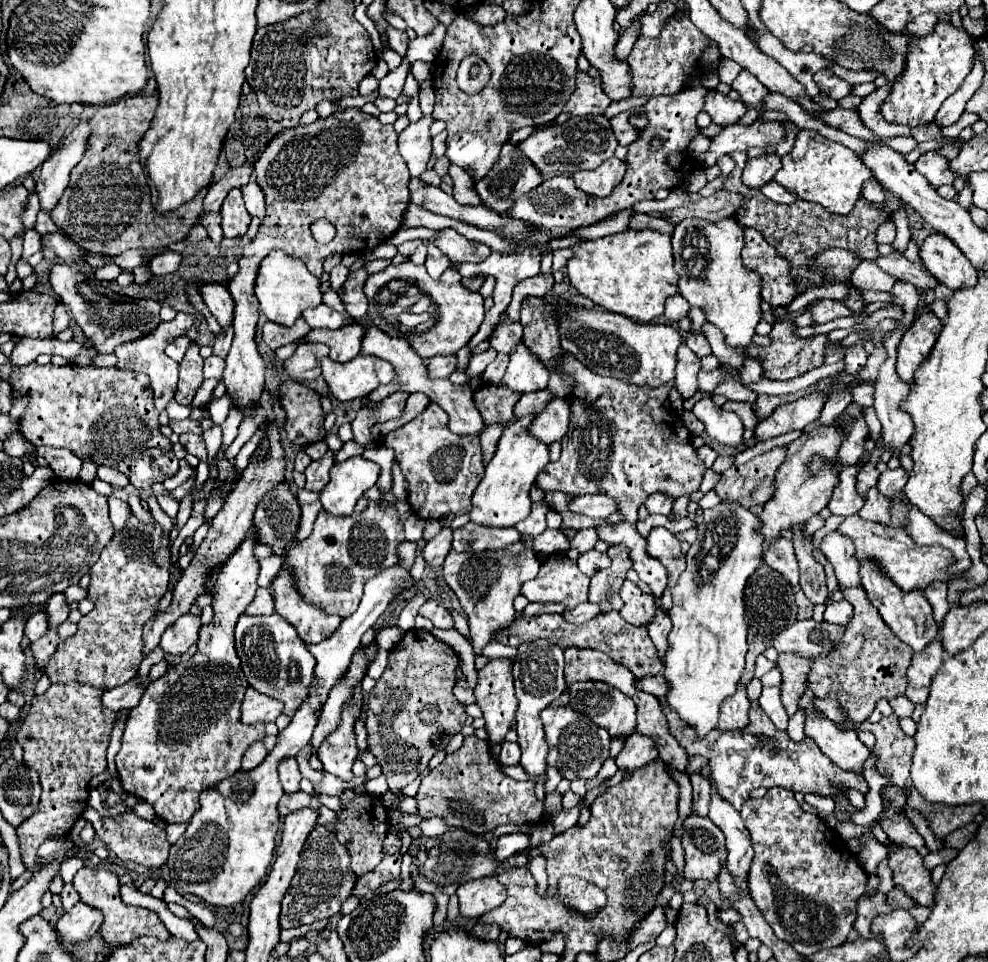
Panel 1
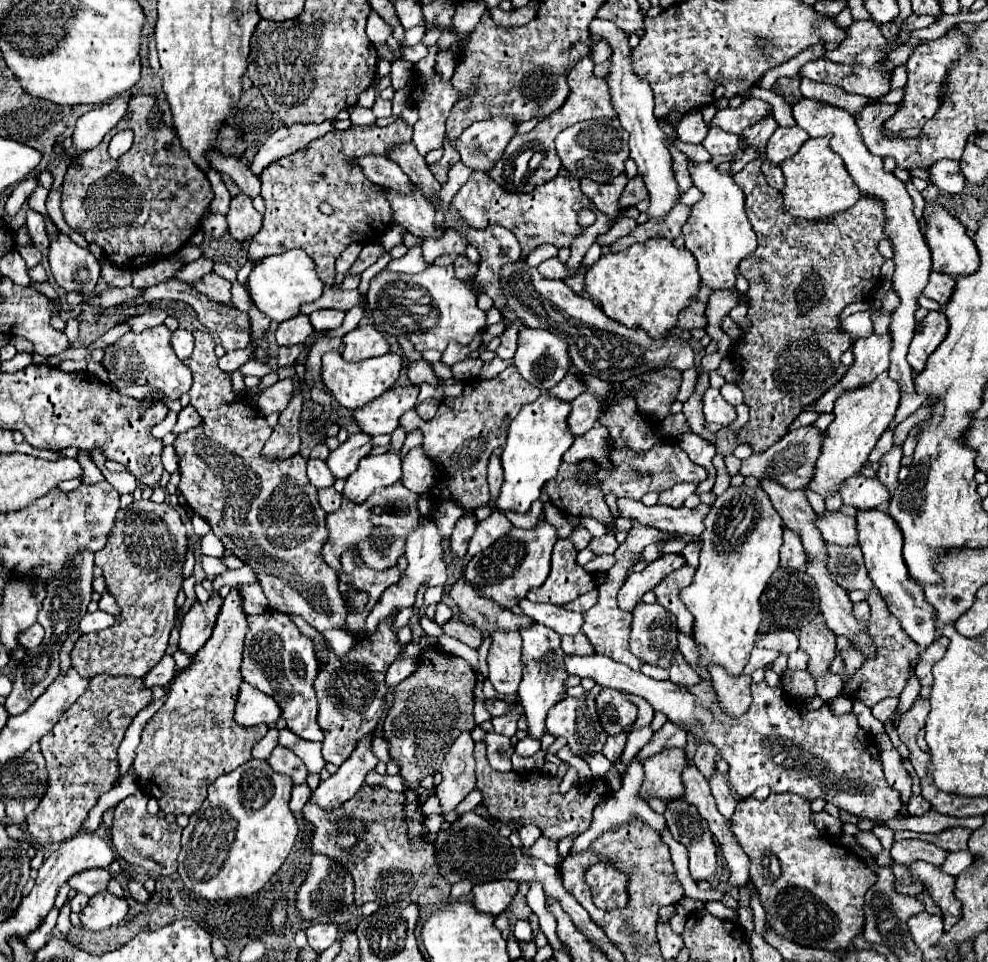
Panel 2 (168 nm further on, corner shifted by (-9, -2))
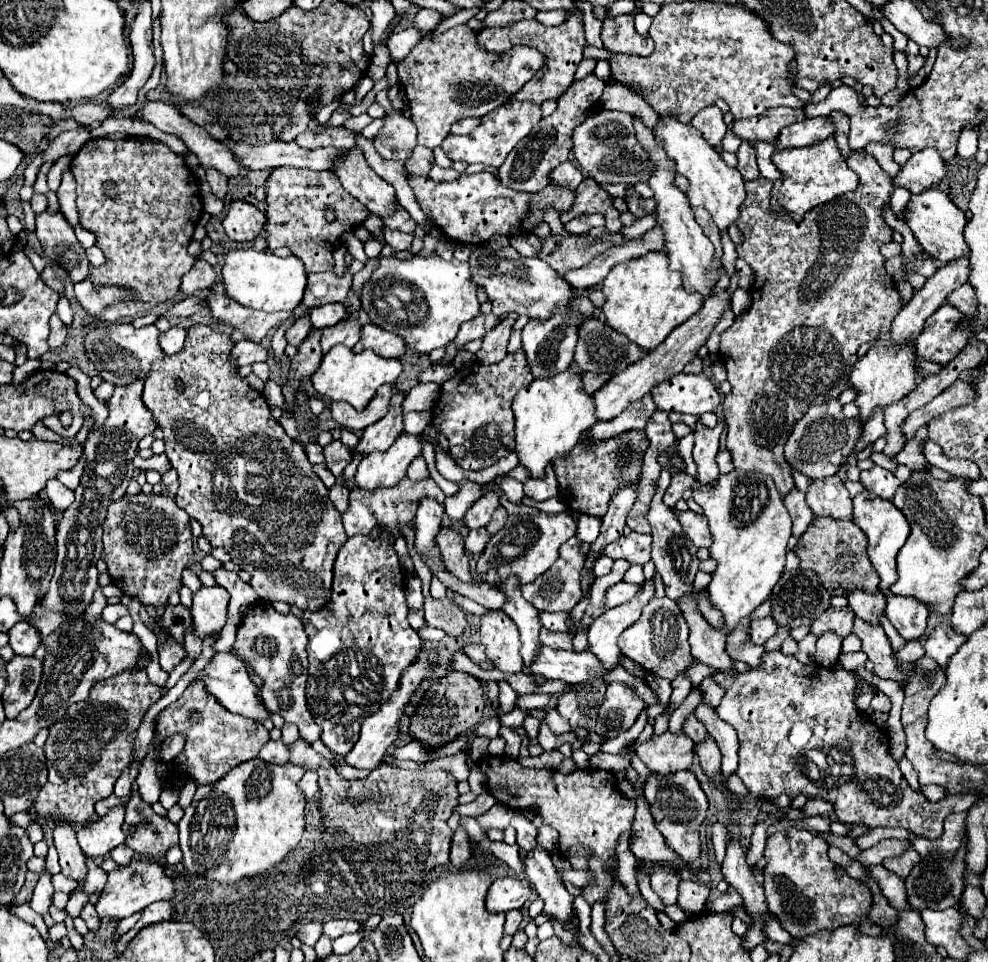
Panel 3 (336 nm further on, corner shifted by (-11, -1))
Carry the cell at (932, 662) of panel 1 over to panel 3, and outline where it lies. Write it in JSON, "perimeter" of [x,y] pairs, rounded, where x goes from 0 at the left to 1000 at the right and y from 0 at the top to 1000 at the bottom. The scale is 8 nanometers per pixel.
{"perimeter":[[[952,650],[948,652],[940,664],[936,666],[936,681],[942,683],[948,691],[952,693],[959,693],[961,689],[961,683],[979,666],[977,660],[973,658],[967,658],[961,650]]]}

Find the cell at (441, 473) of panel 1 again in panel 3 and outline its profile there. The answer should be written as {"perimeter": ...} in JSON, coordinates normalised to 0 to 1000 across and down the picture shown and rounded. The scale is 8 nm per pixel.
{"perimeter":[[[531,367],[513,369],[501,379],[475,377],[463,386],[459,394],[448,398],[446,413],[438,423],[438,442],[452,454],[454,471],[469,488],[491,488],[509,477],[521,465],[519,415],[539,396]]]}

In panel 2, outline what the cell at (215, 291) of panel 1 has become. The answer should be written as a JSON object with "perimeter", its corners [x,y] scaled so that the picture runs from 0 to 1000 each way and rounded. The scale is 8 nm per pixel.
{"perimeter":[[[218,283],[205,287],[203,291],[195,293],[193,295],[197,301],[203,301],[205,306],[212,306],[212,310],[216,310],[218,314],[228,314],[228,316],[234,316],[234,295],[220,287]]]}

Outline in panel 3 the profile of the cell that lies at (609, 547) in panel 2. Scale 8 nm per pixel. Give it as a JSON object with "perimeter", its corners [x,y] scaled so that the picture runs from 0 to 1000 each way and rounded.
{"perimeter":[[[637,554],[635,558],[629,558],[627,562],[616,564],[614,571],[610,571],[610,577],[653,587],[659,581],[659,558],[647,556],[647,554]]]}

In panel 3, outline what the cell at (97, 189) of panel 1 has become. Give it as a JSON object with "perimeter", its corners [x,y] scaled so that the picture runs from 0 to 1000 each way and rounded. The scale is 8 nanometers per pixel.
{"perimeter":[[[127,142],[127,144],[92,144],[70,172],[78,188],[78,217],[82,236],[98,244],[98,255],[108,267],[108,273],[92,280],[92,292],[96,296],[127,296],[141,309],[124,313],[106,321],[98,332],[120,334],[127,330],[145,327],[145,323],[175,311],[181,305],[183,288],[193,280],[195,269],[189,263],[197,234],[205,221],[205,209],[199,182],[187,172],[185,161],[175,159],[169,151],[151,142]]]}

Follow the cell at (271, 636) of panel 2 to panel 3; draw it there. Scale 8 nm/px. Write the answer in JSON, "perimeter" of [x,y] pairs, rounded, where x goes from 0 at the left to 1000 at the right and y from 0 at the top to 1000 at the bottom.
{"perimeter":[[[260,625],[244,646],[236,679],[248,687],[266,708],[264,727],[274,741],[284,743],[290,752],[303,756],[303,764],[311,774],[323,768],[323,754],[315,745],[309,727],[311,710],[311,658],[299,639],[284,639],[270,625]]]}

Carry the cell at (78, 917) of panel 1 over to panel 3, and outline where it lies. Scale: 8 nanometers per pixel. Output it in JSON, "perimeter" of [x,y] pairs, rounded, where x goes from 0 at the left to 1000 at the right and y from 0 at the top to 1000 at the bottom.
{"perimeter":[[[137,893],[137,895],[133,895],[133,899],[120,901],[118,905],[110,907],[110,916],[108,916],[100,937],[96,939],[96,945],[100,949],[100,955],[110,953],[114,957],[122,957],[127,953],[133,953],[139,947],[145,947],[155,937],[171,937],[175,932],[175,928],[177,928],[175,918],[167,910],[167,905],[161,897]]]}

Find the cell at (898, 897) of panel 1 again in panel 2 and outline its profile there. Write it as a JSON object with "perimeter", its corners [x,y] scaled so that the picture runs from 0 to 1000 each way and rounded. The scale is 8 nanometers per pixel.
{"perimeter":[[[904,896],[904,898],[902,898],[902,904],[904,904],[904,909],[906,909],[906,925],[908,925],[910,929],[926,931],[926,929],[930,929],[930,927],[934,925],[934,919],[932,919],[932,917],[926,917],[926,915],[922,913],[920,900]]]}

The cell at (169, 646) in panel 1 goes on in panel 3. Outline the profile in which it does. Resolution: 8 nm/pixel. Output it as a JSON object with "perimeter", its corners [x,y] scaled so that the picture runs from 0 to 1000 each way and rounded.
{"perimeter":[[[218,608],[214,612],[203,610],[203,614],[195,616],[195,658],[203,664],[222,658],[228,650],[228,637],[230,637],[230,625],[232,616]]]}

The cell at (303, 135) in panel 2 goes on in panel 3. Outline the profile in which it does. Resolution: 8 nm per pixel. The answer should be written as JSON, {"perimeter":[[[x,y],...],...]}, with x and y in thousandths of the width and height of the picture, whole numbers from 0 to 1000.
{"perimeter":[[[321,124],[315,126],[315,130],[311,130],[311,136],[307,136],[301,142],[301,151],[307,155],[321,155],[321,153],[341,153],[341,155],[355,155],[359,151],[359,140],[355,136],[351,136],[349,132],[329,132],[325,130]]]}

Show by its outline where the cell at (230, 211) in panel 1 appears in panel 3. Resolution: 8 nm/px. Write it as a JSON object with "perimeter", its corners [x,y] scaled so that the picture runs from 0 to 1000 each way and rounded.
{"perimeter":[[[236,209],[226,228],[228,242],[242,253],[256,251],[268,234],[268,223],[250,209]]]}

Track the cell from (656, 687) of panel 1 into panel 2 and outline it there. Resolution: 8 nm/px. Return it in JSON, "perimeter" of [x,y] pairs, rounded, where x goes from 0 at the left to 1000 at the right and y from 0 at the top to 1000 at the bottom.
{"perimeter":[[[608,680],[572,682],[570,686],[574,701],[598,705],[606,713],[649,723],[665,740],[675,742],[679,751],[693,753],[703,763],[705,771],[716,769],[724,773],[738,792],[738,813],[750,830],[778,815],[782,823],[801,823],[819,834],[833,830],[849,842],[880,852],[908,850],[916,838],[910,823],[904,821],[894,807],[886,765],[869,755],[863,740],[845,744],[839,732],[819,738],[815,730],[813,734],[809,730],[799,730],[811,726],[799,723],[790,709],[786,715],[780,715],[772,707],[760,711],[762,728],[758,738],[750,744],[738,744],[730,738],[720,707],[710,707],[701,717],[691,717],[689,713],[681,713],[679,707],[669,709],[655,705],[651,699],[641,699],[637,692]]]}

